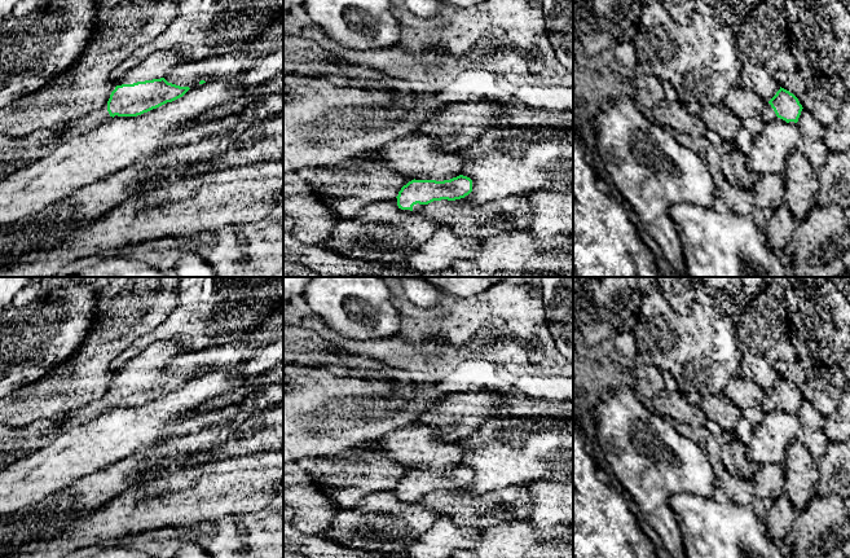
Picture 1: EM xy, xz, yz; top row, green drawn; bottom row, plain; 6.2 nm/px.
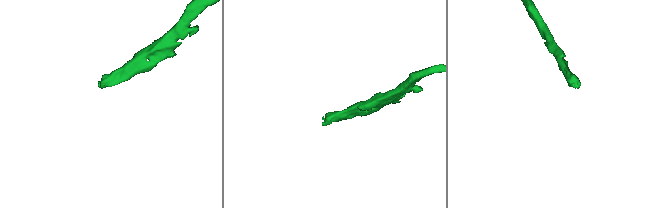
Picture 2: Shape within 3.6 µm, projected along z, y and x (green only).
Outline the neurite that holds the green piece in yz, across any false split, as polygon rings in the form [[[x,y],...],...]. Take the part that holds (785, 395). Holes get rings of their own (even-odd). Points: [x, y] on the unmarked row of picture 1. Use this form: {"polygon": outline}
{"polygon": [[[780,377],[776,385],[765,394],[762,410],[765,414],[780,408],[787,413],[797,413],[802,401],[798,388]]]}

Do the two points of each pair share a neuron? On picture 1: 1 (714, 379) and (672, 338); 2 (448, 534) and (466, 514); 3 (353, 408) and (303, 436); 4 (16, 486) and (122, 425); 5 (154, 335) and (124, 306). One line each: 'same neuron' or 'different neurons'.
1: same neuron
2: different neurons
3: same neuron
4: same neuron
5: different neurons

